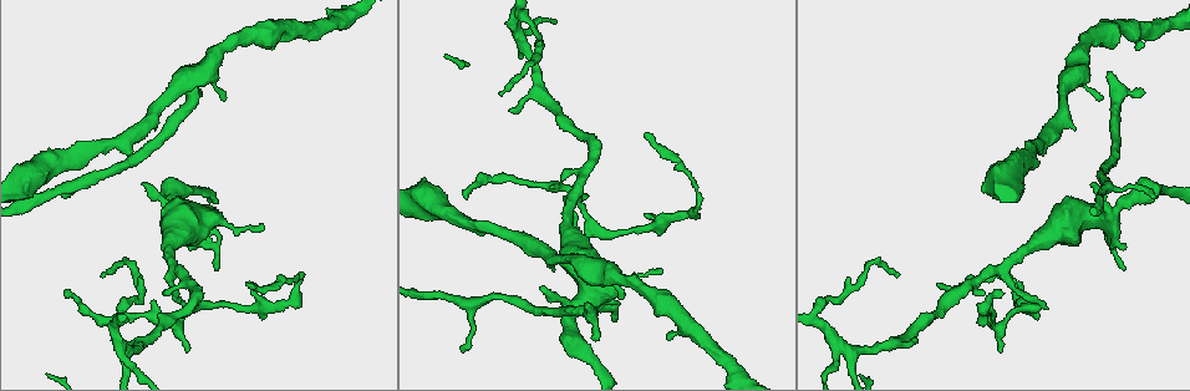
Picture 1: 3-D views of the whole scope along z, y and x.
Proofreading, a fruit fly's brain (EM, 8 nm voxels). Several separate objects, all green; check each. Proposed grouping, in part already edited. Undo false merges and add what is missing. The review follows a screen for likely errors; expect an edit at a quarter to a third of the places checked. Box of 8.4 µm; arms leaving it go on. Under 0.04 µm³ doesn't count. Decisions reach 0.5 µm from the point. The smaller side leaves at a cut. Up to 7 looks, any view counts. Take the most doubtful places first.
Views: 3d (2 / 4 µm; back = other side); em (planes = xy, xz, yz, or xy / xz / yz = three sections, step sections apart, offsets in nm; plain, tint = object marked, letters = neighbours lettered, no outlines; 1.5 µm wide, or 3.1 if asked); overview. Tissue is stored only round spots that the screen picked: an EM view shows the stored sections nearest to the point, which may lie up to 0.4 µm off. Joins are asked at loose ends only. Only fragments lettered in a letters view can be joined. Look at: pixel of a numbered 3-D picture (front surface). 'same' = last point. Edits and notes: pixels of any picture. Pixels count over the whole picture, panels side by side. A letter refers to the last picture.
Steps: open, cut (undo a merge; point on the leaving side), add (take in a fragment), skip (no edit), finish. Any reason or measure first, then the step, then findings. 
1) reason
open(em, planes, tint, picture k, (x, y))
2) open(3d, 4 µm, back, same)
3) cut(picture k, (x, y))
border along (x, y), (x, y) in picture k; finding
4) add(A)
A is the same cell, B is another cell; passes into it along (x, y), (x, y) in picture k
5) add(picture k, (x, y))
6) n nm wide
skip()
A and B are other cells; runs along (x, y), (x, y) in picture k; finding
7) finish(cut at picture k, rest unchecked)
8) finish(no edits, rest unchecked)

end of a long branch
open(3d, 2 µm, picture 1, (465, 196))

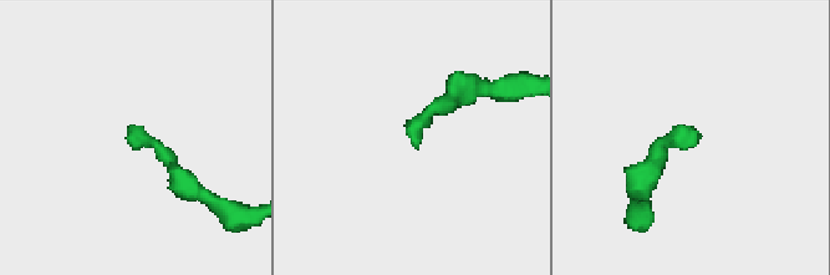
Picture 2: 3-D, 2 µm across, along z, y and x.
now the EM
open(em, planes, plain, picture 2, (138, 129))

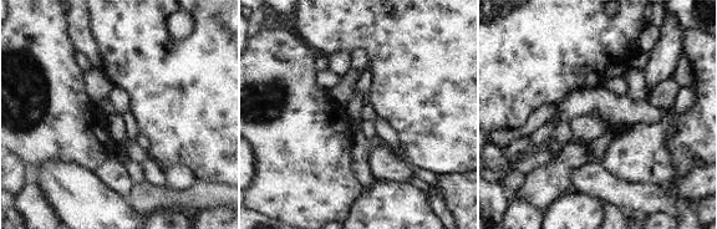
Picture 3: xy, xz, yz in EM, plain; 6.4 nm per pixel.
see the neighbours
open(em, planes, letters, same)

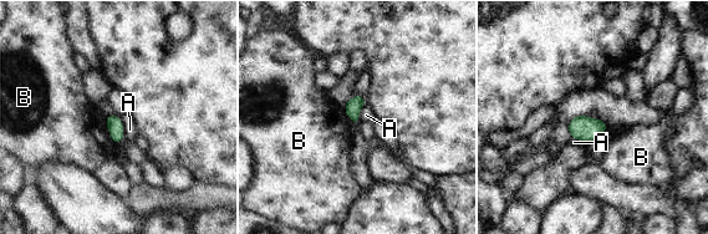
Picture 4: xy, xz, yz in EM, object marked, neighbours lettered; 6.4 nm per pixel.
skip()
A and B are other cells; border along (117, 116), (123, 132), (120, 143) in picture 4; no lettered fragment goes on from it

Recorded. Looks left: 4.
arms part here
open(3d, 4 µm, back, picture 1, (1038, 306))

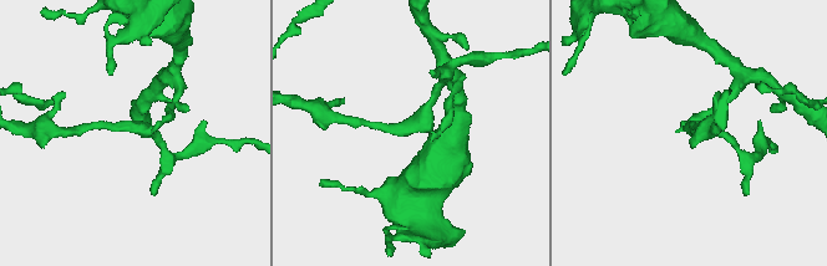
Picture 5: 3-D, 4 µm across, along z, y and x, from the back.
need the tissue
open(em, planes, letters, picture 5, (146, 129))

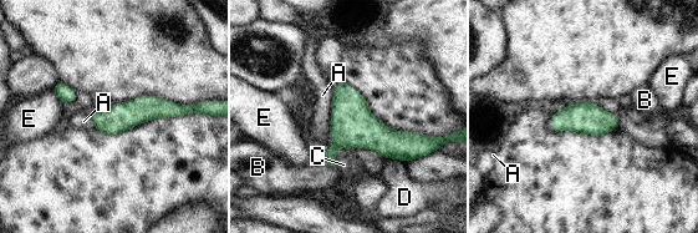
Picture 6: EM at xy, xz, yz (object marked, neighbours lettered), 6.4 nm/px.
A touches over 300 nm
cut(picture 6, (352, 125))
A, B, C, D and E are other cells; border along (334, 142), (341, 147) in picture 6; a second neuron is stuck on

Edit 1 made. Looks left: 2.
open(overview)

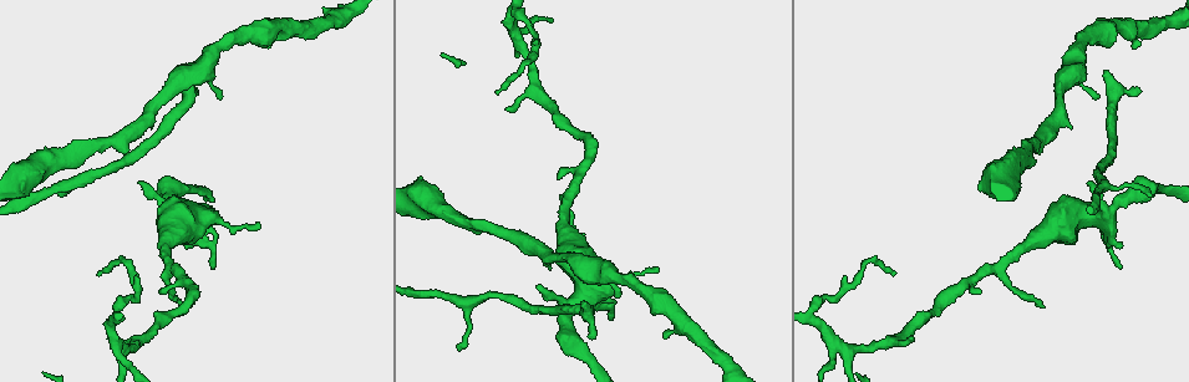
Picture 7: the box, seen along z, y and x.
tapers out
open(em, planes, letters, picture 7, (59, 195))

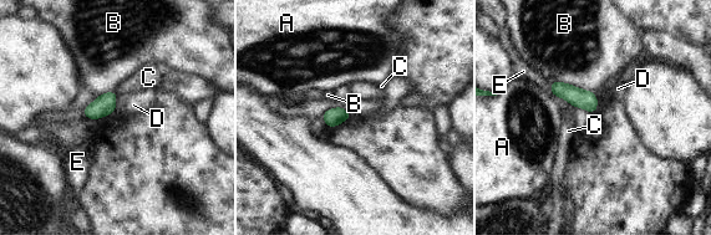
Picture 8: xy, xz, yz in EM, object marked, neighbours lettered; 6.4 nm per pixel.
skip()
A, B, C, D and E are other cells; border along (549, 81), (563, 81), (594, 92) in picture 8; no lettered fragment goes on from it

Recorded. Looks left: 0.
finish(cut at picture 6, rest unchecked)

